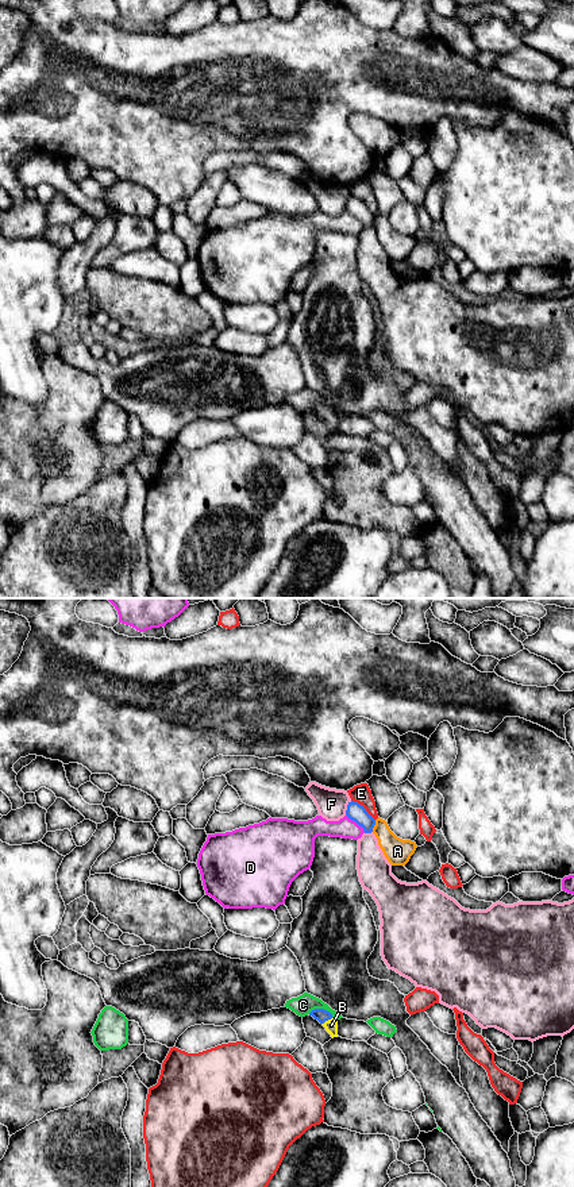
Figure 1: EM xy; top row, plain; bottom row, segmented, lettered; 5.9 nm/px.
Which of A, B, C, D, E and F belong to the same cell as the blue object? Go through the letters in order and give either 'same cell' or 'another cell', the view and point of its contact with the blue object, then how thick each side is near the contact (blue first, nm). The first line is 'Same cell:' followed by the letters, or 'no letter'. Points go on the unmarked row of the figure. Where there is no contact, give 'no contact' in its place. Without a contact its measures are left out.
Same cell: B
A: another cell | xy (374, 219) | 110/160 nm
B: same cell | xy (327, 415) | 80/80 nm
C: another cell | xy (322, 404) | 80/120 nm
D: another cell | xy (357, 218) | 110/120 nm
E: another cell | xy (363, 203) | 110/110 nm
F: another cell | xy (347, 203) | 110/180 nm

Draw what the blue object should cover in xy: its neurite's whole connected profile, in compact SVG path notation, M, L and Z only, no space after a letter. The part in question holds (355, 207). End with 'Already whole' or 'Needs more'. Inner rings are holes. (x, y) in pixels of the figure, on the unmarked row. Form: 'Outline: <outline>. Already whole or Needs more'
Outline: M348 197L346 211L363 223L365 228L371 228L375 215L358 197Z. Already whole

